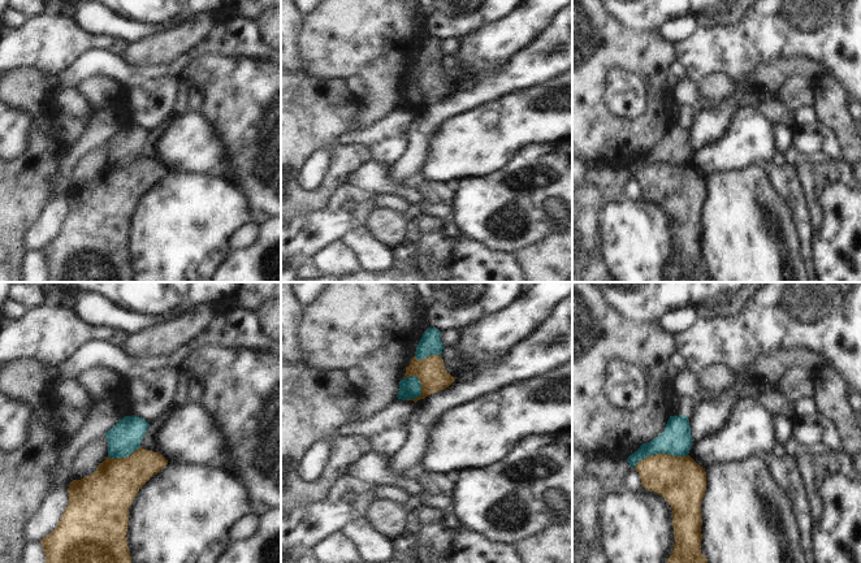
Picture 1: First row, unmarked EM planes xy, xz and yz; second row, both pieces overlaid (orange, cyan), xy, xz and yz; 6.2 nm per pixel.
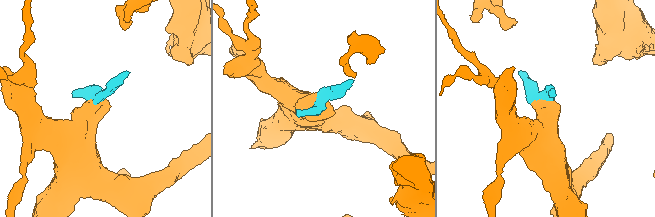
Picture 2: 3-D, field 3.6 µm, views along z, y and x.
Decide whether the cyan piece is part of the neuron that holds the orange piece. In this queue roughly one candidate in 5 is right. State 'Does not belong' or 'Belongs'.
Does not belong.

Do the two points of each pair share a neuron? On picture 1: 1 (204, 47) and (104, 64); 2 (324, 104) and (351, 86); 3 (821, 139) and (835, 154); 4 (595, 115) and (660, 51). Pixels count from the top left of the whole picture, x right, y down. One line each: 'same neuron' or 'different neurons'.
1: same neuron
2: different neurons
3: same neuron
4: same neuron

